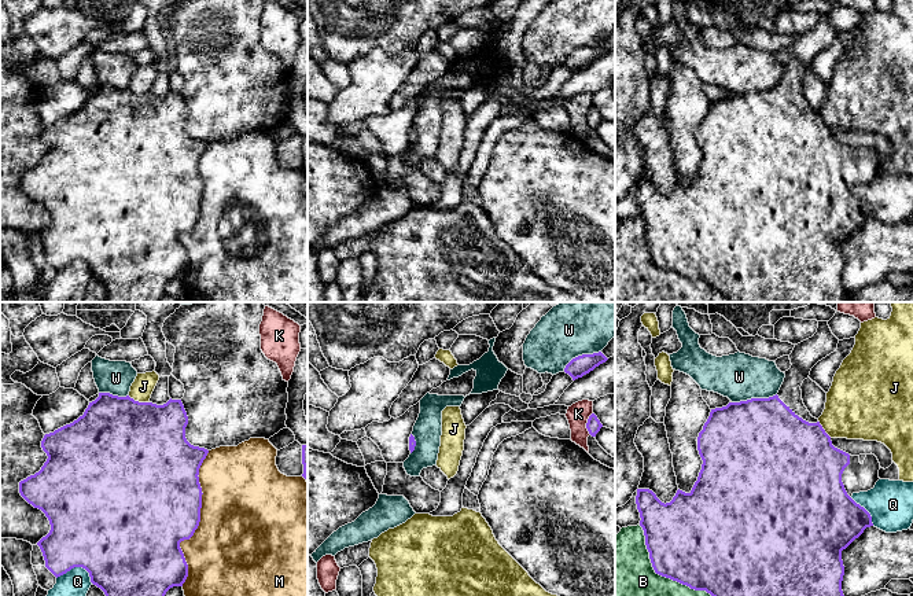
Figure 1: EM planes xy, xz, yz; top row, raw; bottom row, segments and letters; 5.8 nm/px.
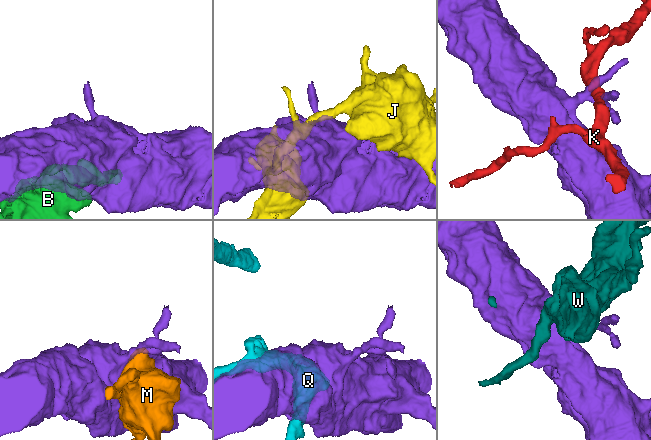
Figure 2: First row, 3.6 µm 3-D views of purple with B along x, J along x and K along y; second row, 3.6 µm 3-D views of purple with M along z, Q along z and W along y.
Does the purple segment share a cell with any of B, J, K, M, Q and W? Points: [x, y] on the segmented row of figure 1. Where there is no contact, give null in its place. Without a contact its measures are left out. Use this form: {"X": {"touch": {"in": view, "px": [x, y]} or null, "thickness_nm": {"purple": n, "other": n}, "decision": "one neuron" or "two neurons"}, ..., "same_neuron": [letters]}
{"B": {"touch": {"in": "yz", "px": [661, 574]}, "thickness_nm": {"purple": 480, "other": 360}, "decision": "two neurons"}, "J": {"touch": {"in": "xy", "px": [137, 401]}, "thickness_nm": {"purple": 500, "other": 130}, "decision": "two neurons"}, "K": {"touch": {"in": "xz", "px": [586, 423]}, "thickness_nm": {"purple": 90, "other": 130}, "decision": "two neurons"}, "M": {"touch": {"in": "xy", "px": [199, 521]}, "thickness_nm": {"purple": 480, "other": 500}, "decision": "two neurons"}, "Q": {"touch": {"in": "xy", "px": [77, 566]}, "thickness_nm": {"purple": 500, "other": 160}, "decision": "two neurons"}, "W": {"touch": {"in": "yz", "px": [754, 398]}, "thickness_nm": {"purple": 500, "other": 280}, "decision": "two neurons"}, "same_neuron": []}

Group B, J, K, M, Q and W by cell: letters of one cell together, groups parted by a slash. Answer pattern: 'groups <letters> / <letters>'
groups B / J / K / M / Q / W

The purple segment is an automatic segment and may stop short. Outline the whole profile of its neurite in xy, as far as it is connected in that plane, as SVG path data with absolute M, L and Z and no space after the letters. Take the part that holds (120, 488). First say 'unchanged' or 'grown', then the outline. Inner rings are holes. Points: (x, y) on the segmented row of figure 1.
unchanged | M99 393L82 416L44 435L41 448L48 459L38 472L19 482L19 493L49 520L51 530L37 545L56 578L82 567L106 596L165 596L170 588L183 586L188 564L180 542L189 540L200 522L203 493L198 475L209 453L187 441L187 424L181 400L157 405Z

